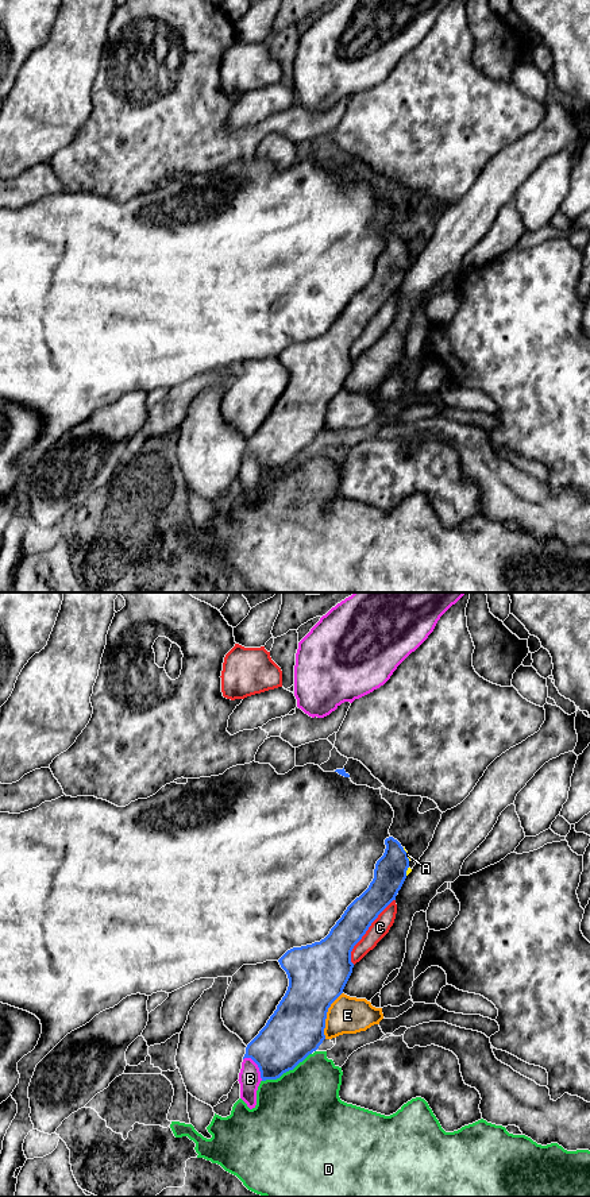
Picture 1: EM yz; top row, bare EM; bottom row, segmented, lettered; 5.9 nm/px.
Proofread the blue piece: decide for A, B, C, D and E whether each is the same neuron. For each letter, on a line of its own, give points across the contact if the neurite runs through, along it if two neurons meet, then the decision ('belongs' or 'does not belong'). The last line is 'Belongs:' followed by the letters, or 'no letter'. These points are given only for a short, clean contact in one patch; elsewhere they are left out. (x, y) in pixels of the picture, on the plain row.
A: across yz (390, 265), (407, 250), (408, 250) | belongs
B: does not belong
C: does not belong
D: does not belong
E: does not belong
Belongs: A

